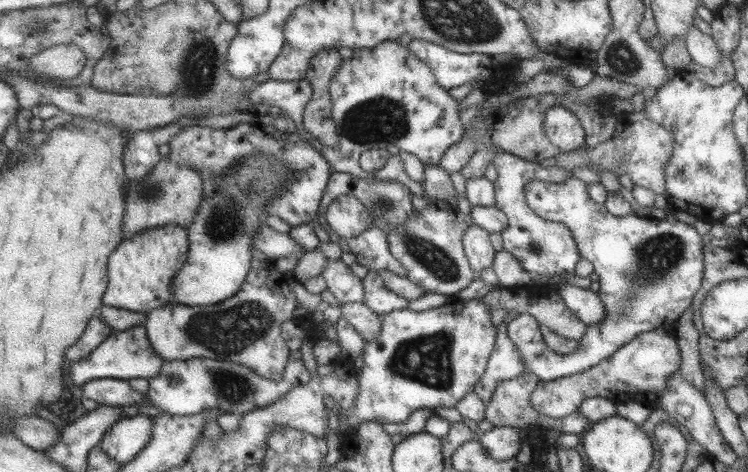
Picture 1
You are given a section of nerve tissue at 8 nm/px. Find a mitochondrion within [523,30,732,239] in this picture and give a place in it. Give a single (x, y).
(623, 61)

